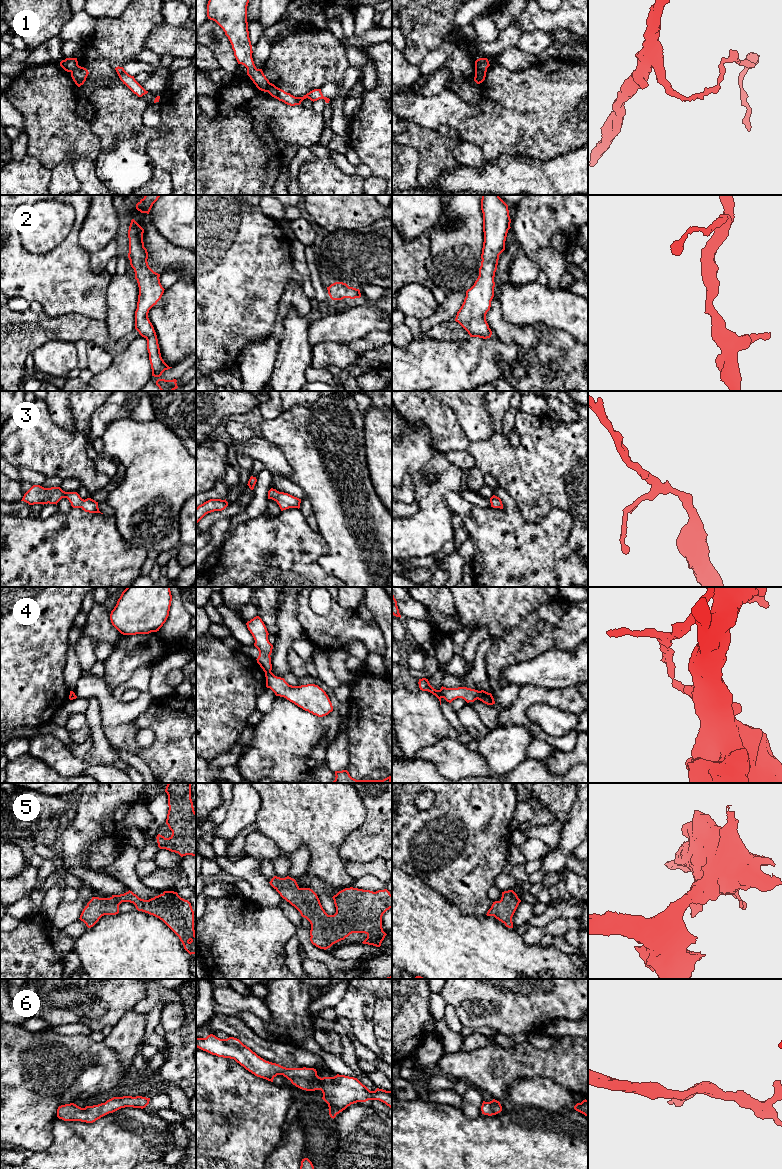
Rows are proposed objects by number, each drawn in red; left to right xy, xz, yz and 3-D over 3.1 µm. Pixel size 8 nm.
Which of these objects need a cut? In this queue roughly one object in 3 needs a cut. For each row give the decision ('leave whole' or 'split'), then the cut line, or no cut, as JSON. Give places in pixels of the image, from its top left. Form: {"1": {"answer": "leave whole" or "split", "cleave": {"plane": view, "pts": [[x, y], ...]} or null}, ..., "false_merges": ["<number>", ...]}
{"1": {"answer": "split", "cleave": {"plane": "yz", "pts": [[486, 68], [479, 69], [475, 73]]}}, "2": {"answer": "leave whole", "cleave": null}, "3": {"answer": "leave whole", "cleave": null}, "4": {"answer": "split", "cleave": {"plane": "yz", "pts": [[479, 691], [476, 698]]}}, "5": {"answer": "leave whole", "cleave": null}, "6": {"answer": "leave whole", "cleave": null}, "false_merges": ["1", "4"]}

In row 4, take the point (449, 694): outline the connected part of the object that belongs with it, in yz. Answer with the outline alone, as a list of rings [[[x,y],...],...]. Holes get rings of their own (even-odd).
[[[426,678],[419,679],[418,684],[420,690],[428,691],[435,695],[439,699],[440,705],[442,698],[444,698],[449,703],[451,703],[453,700],[457,698],[462,698],[467,703],[474,702],[475,700],[477,700],[479,693],[478,690],[467,687],[446,688],[442,686],[440,690],[436,690],[430,685],[428,679]]]

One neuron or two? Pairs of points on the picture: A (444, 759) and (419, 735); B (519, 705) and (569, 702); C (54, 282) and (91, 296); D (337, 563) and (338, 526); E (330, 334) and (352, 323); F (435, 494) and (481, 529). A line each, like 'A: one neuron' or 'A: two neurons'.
A: two neurons
B: one neuron
C: one neuron
D: one neuron
E: one neuron
F: two neurons

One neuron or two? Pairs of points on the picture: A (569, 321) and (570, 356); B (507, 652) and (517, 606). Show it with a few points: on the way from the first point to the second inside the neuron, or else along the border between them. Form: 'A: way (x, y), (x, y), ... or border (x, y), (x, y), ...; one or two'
A: border (547, 325), (563, 329), (577, 340); two
B: way (513, 641), (513, 617); one

